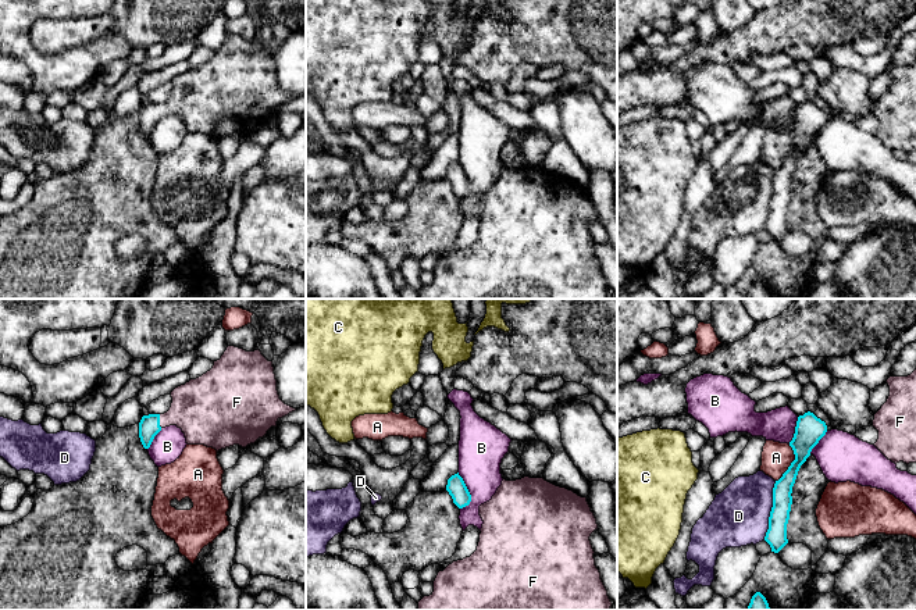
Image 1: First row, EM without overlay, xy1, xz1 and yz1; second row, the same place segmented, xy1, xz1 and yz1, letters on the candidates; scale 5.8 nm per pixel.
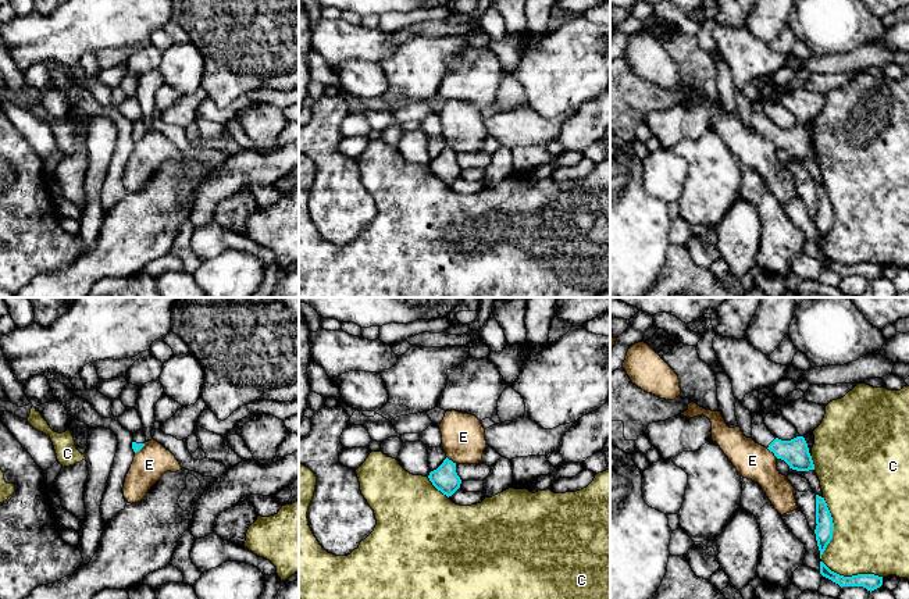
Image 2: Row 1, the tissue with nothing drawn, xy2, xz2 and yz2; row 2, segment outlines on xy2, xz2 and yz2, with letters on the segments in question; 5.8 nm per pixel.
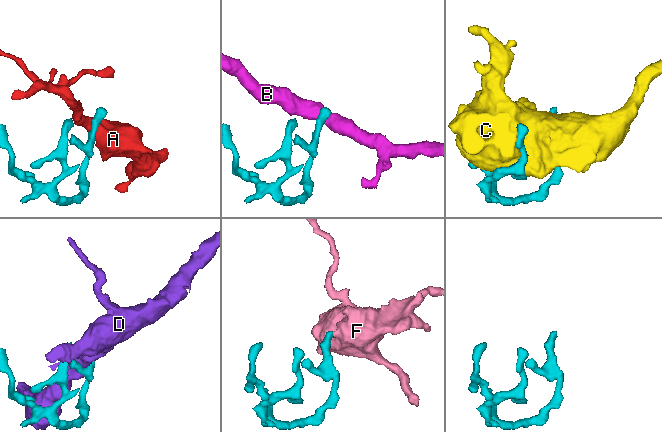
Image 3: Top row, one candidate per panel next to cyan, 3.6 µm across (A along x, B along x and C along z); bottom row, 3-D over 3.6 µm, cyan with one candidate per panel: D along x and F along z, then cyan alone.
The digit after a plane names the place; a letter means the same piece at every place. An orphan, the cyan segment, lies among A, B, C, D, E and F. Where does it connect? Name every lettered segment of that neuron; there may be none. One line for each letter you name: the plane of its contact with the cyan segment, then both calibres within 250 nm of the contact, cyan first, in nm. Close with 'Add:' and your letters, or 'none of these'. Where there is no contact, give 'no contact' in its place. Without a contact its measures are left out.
F: xy1 | 120/320 nm
Add: F

